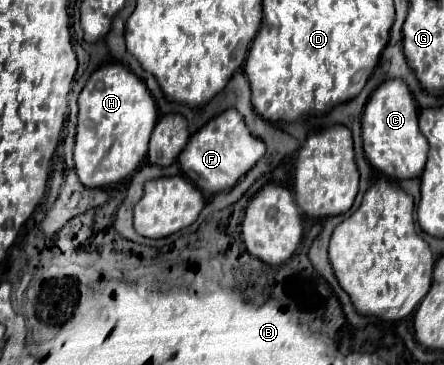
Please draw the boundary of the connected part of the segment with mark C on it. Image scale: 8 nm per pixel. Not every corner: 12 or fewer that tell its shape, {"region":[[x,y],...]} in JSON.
{"region":[[401,79],[363,111],[365,157],[397,181],[421,175],[427,141]]}

